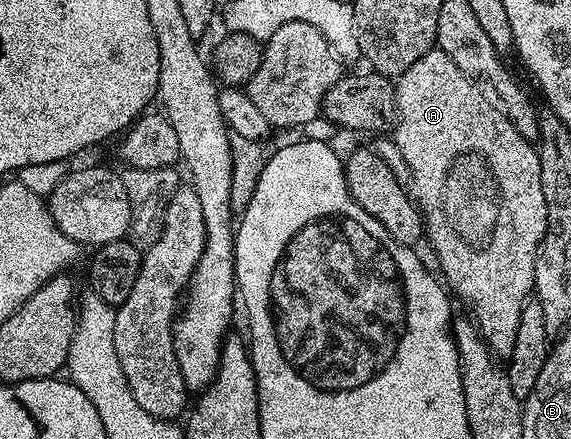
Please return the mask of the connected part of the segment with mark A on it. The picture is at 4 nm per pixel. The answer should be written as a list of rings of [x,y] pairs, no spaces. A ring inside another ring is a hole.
[[[433,47],[396,78],[398,115],[392,140],[400,155],[404,155],[408,185],[424,218],[424,237],[434,248],[445,284],[470,304],[472,320],[494,356],[509,359],[520,315],[534,292],[536,255],[546,234],[548,207],[540,183],[537,148],[516,131],[501,108],[482,94],[481,88],[475,78],[452,63],[446,52]]]

